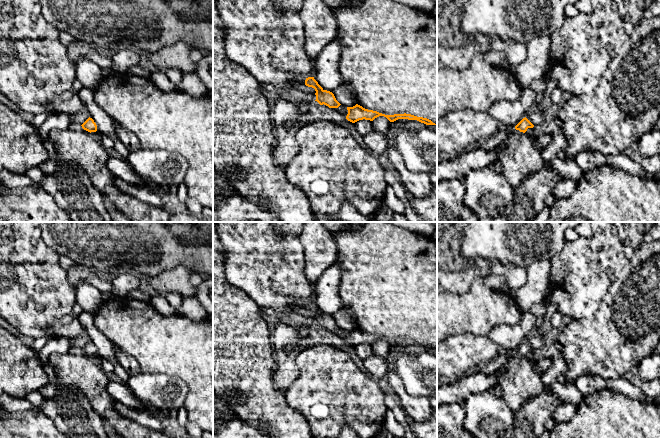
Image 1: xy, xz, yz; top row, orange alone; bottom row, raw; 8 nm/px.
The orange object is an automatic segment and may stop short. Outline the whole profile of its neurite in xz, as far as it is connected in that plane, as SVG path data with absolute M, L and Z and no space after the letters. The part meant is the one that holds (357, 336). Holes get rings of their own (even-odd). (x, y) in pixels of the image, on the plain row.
M356 328L353 331L347 331L347 334L348 334L348 338L346 340L346 343L352 347L355 347L355 346L357 346L359 344L363 344L363 343L373 345L375 342L377 342L379 340L384 340L390 346L394 346L398 343L408 343L408 344L417 344L426 349L437 349L427 342L417 341L417 340L414 340L411 338L406 338L406 337L385 339L385 338L379 337L377 335L365 333L358 328Z

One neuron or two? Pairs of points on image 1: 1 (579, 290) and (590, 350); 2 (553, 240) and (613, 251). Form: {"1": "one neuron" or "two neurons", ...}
{"1": "two neurons", "2": "two neurons"}

